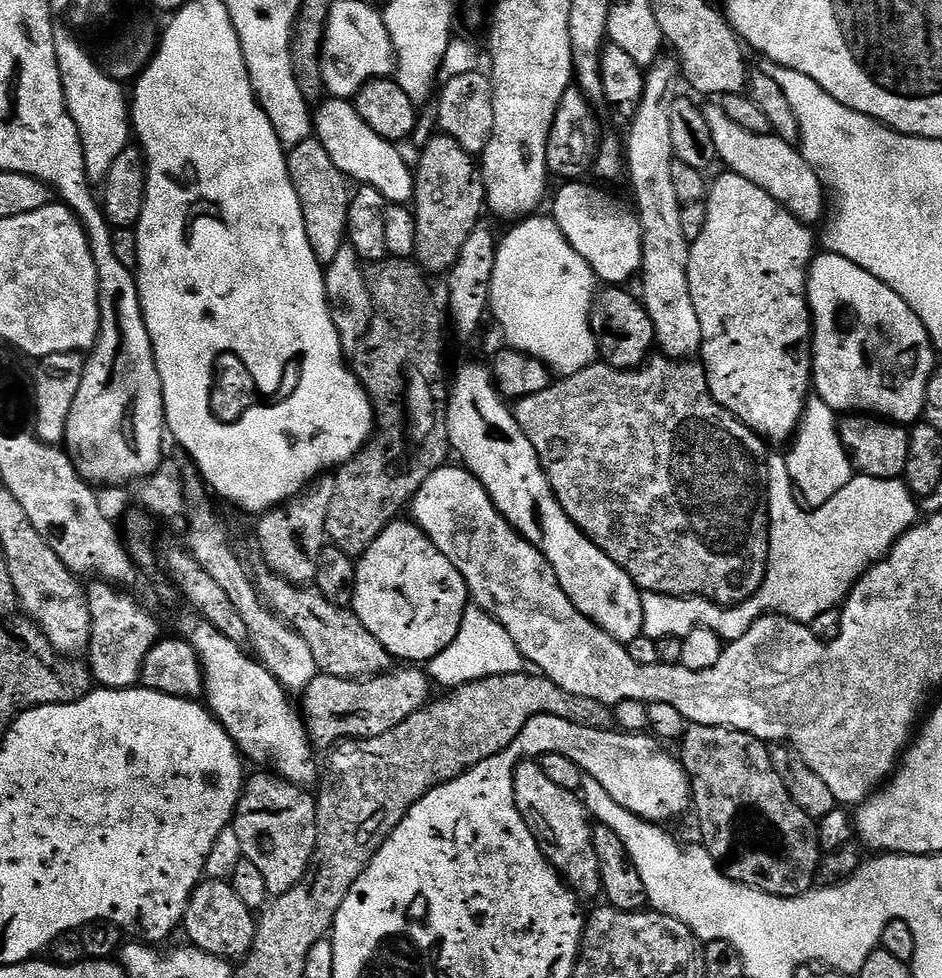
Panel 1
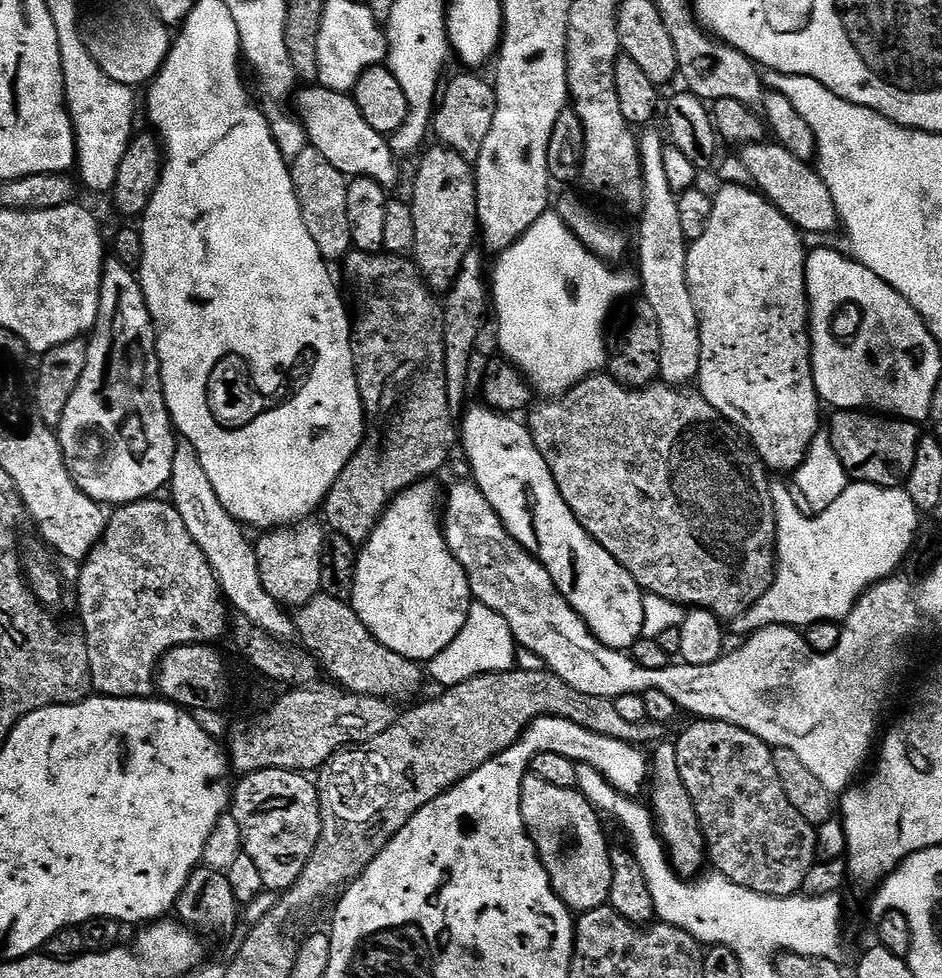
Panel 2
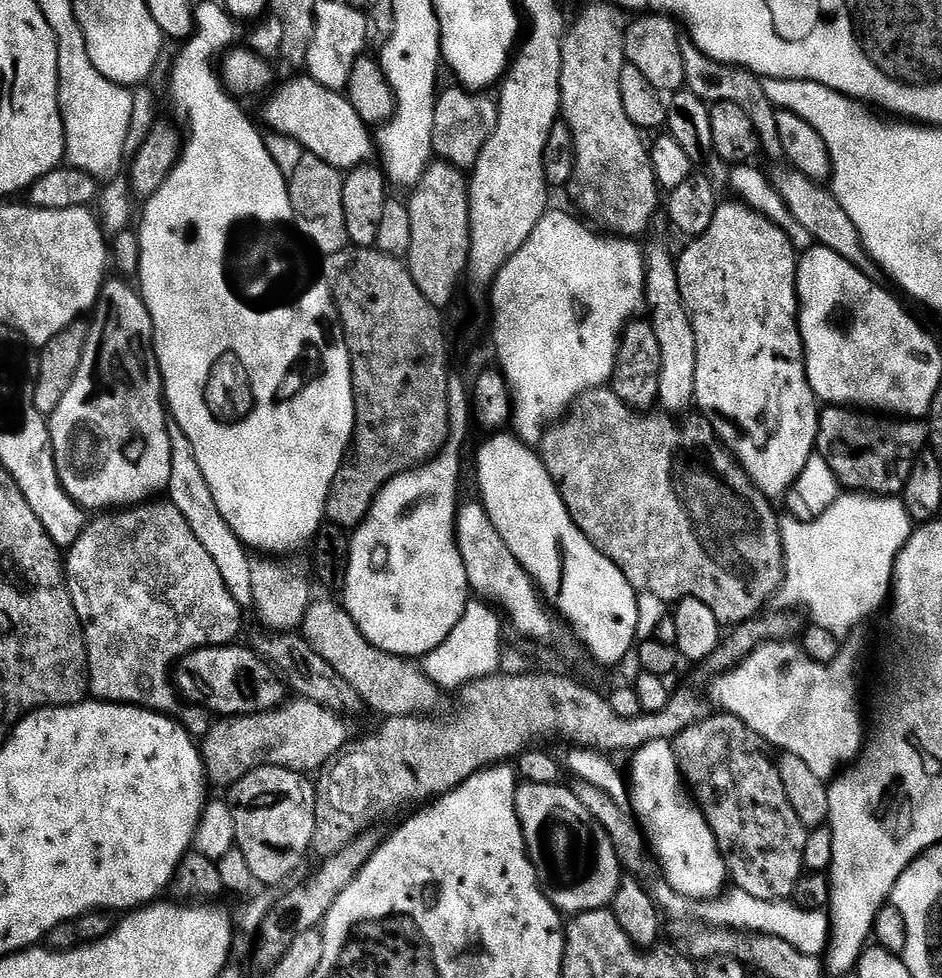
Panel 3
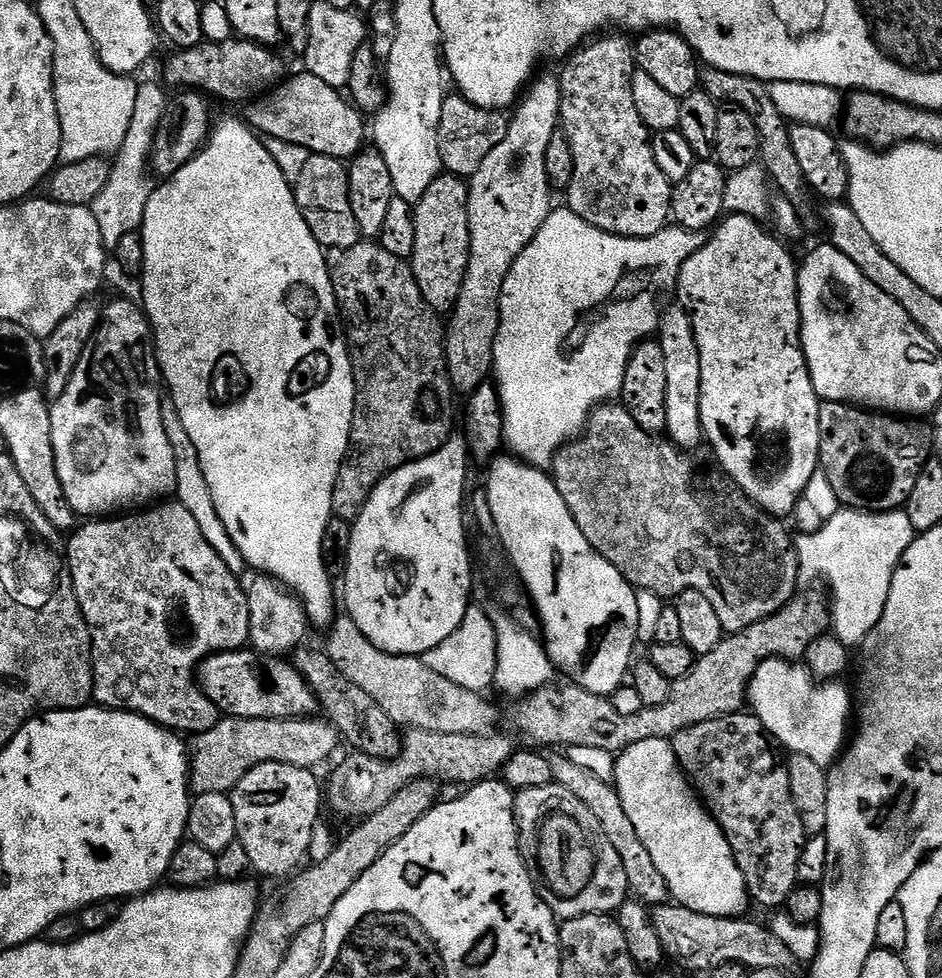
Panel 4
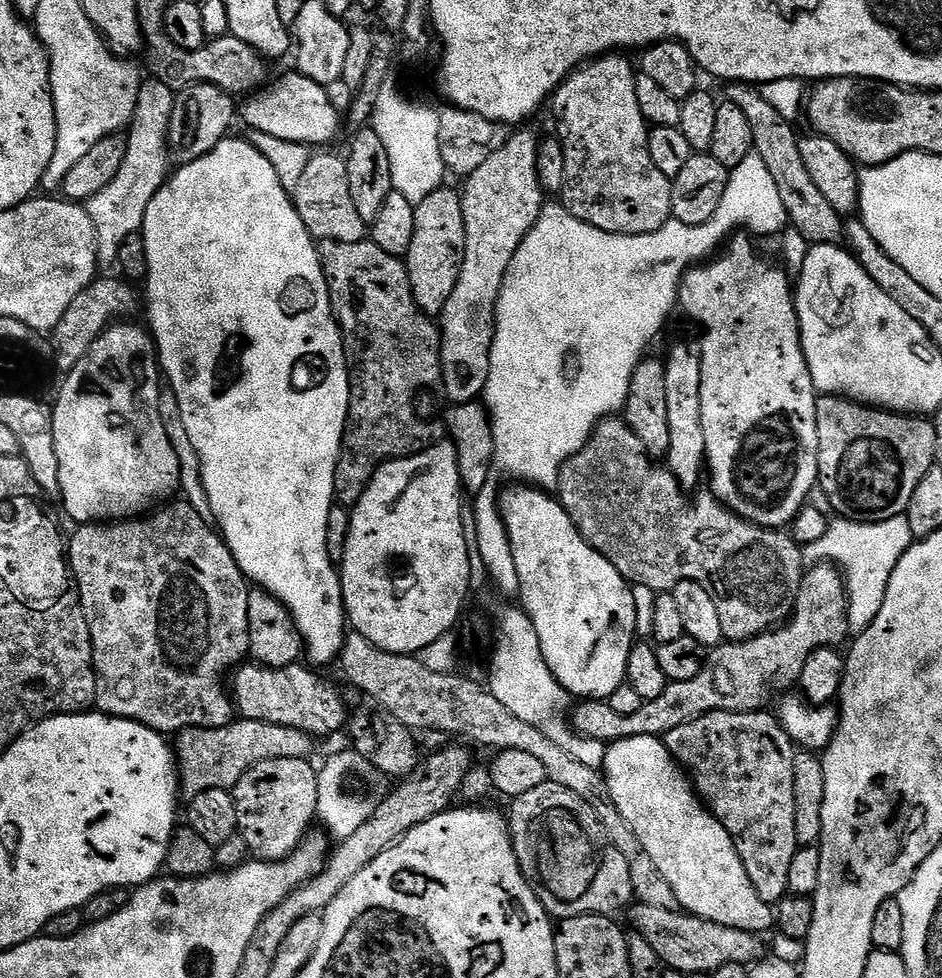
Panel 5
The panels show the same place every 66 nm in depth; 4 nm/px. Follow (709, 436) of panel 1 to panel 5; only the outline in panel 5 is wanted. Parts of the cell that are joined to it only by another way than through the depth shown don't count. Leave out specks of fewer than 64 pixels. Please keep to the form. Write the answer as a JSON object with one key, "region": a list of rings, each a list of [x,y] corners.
{"region":[[[620,418],[601,420],[592,431],[592,436],[586,442],[586,446],[582,450],[578,450],[578,454],[574,454],[560,467],[560,483],[558,485],[560,505],[564,507],[566,514],[570,514],[574,526],[580,531],[582,538],[586,538],[588,545],[594,550],[598,550],[598,554],[606,557],[614,566],[614,570],[618,570],[618,574],[622,574],[622,578],[629,584],[646,586],[654,594],[659,594],[675,588],[683,580],[692,580],[698,586],[702,586],[702,590],[706,590],[706,594],[710,594],[710,598],[714,598],[714,607],[718,609],[718,618],[722,621],[722,634],[725,641],[728,642],[749,640],[783,625],[792,614],[792,608],[796,604],[796,592],[800,588],[806,571],[806,561],[801,545],[797,544],[787,531],[759,528],[757,524],[751,524],[749,520],[743,520],[741,516],[736,516],[721,500],[717,500],[711,491],[697,491],[693,495],[696,496],[693,500],[687,500],[684,496],[687,496],[685,489],[681,488],[680,483],[674,478],[674,474],[669,472],[667,467],[657,466],[654,463],[652,457],[645,452],[642,442],[638,442],[638,434],[634,434],[634,430],[630,430],[630,426]]]}

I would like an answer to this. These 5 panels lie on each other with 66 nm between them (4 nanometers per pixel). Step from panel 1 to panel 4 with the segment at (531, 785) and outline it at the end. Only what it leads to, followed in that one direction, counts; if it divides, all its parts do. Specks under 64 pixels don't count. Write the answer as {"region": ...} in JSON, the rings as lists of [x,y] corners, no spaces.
{"region":[[[558,783],[534,786],[530,790],[515,793],[516,832],[520,835],[520,855],[528,867],[536,893],[544,899],[546,906],[561,921],[573,920],[579,916],[603,916],[615,913],[617,908],[629,899],[626,870],[622,870],[622,858],[618,858],[610,838],[602,831],[602,826],[586,806],[568,788]]]}

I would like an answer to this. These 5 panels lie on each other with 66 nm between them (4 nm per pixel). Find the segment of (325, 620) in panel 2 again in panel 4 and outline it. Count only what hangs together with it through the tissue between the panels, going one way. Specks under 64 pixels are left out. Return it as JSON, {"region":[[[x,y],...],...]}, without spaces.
{"region":[[[347,614],[337,615],[327,629],[328,645],[326,651],[330,662],[354,686],[366,690],[383,712],[392,719],[393,724],[404,730],[417,728],[434,734],[466,734],[467,736],[486,736],[493,733],[496,726],[496,708],[487,700],[487,695],[442,678],[437,671],[427,667],[421,657],[399,656],[378,650],[356,623]]]}

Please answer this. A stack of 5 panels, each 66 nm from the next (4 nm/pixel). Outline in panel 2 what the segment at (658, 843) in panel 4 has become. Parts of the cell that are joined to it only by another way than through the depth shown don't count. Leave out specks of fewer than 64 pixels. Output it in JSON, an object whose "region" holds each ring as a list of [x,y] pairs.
{"region":[[[657,743],[654,751],[650,756],[650,770],[653,778],[651,788],[654,784],[652,788],[653,805],[651,804],[651,807],[654,809],[654,819],[658,825],[658,831],[665,845],[667,845],[673,868],[681,876],[692,878],[701,871],[699,868],[706,864],[704,831],[700,828],[698,814],[694,810],[690,794],[682,782],[682,774],[678,774],[678,758],[676,757],[675,743]]]}

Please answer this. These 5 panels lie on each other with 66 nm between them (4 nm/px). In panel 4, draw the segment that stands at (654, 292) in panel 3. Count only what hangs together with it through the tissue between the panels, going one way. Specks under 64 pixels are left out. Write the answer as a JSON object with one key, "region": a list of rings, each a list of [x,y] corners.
{"region":[[[679,303],[661,311],[658,339],[662,358],[666,358],[666,436],[681,450],[696,450],[702,444],[704,427],[700,421],[700,386],[702,364],[698,362],[698,342],[694,338],[692,319]]]}

